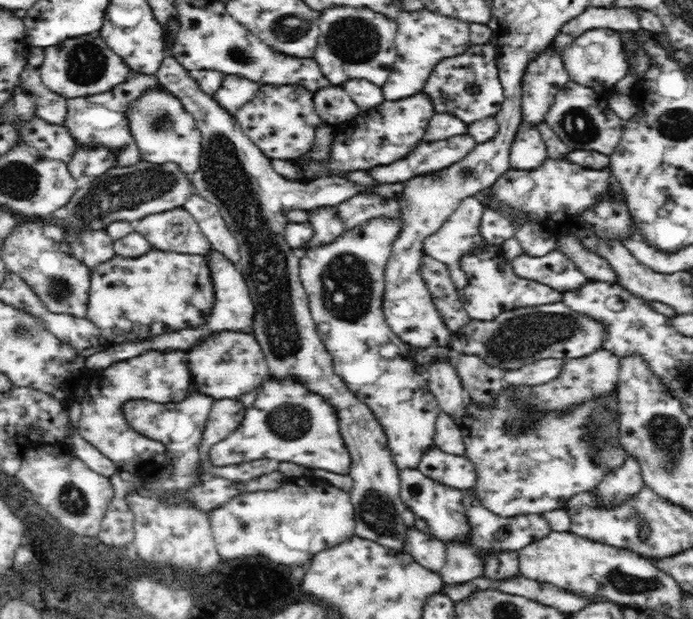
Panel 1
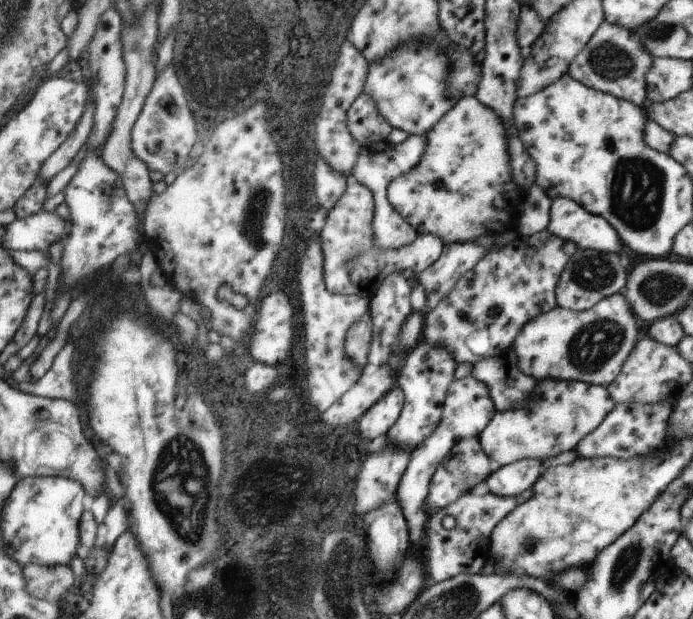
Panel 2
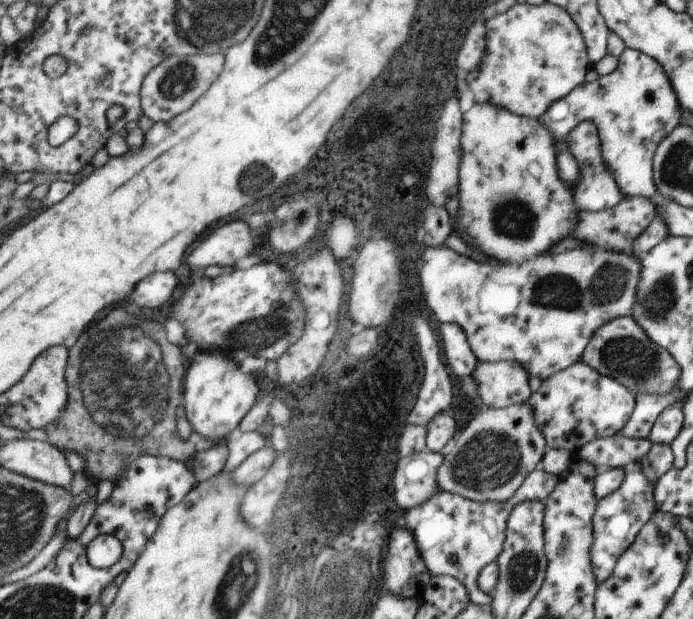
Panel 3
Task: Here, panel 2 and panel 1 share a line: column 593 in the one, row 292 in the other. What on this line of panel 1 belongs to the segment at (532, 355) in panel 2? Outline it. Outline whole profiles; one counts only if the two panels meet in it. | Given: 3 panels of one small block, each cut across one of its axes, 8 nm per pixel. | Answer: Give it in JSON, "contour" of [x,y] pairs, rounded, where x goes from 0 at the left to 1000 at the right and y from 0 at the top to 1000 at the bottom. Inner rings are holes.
{"contour":[[[537,352],[528,365],[496,375],[491,384],[485,384],[470,397],[456,397],[444,404],[433,417],[433,456],[439,462],[439,472],[444,475],[447,504],[462,536],[462,546],[482,582],[485,604],[499,617],[499,624],[511,633],[511,640],[517,640],[540,666],[543,679],[560,701],[560,724],[569,737],[571,753],[577,759],[600,759],[606,753],[609,737],[626,721],[629,682],[638,666],[629,640],[620,633],[620,624],[612,614],[612,601],[600,591],[600,582],[595,578],[595,562],[586,559],[577,549],[577,543],[566,536],[554,507],[557,426],[566,414],[566,394],[577,368],[580,352],[571,355]],[[551,556],[571,556],[577,562],[577,572],[569,582],[557,582],[554,575],[548,575]]]}

